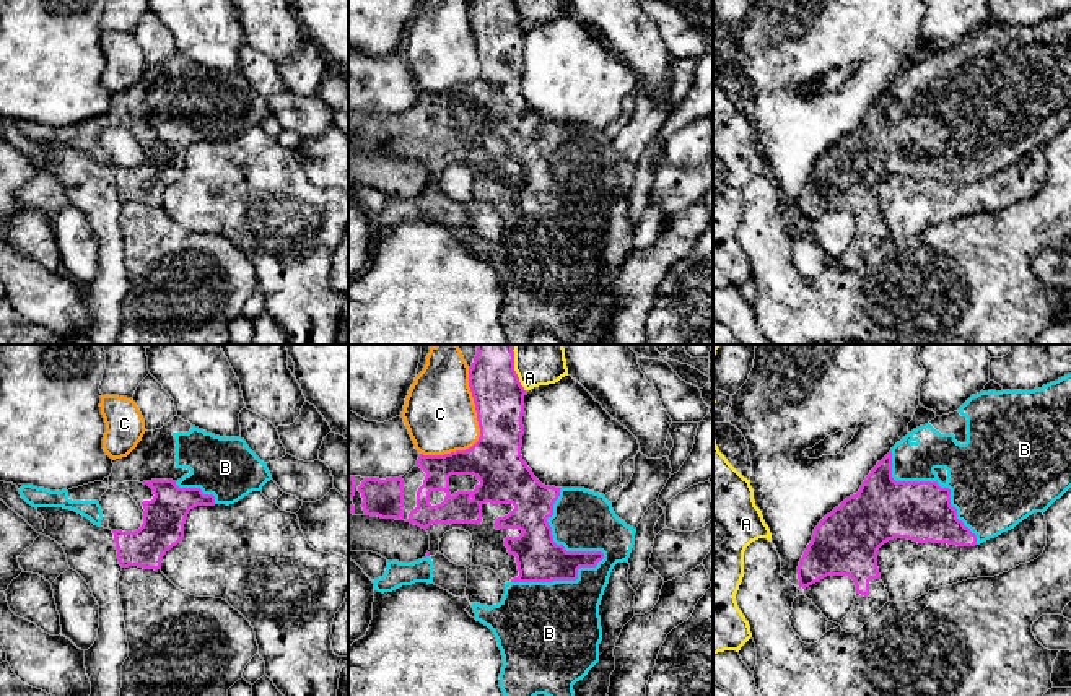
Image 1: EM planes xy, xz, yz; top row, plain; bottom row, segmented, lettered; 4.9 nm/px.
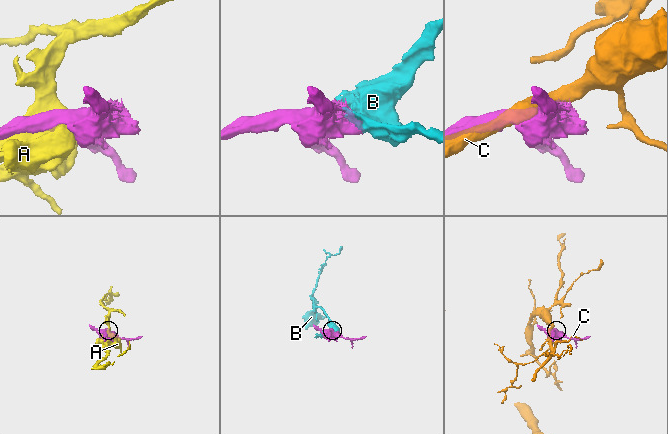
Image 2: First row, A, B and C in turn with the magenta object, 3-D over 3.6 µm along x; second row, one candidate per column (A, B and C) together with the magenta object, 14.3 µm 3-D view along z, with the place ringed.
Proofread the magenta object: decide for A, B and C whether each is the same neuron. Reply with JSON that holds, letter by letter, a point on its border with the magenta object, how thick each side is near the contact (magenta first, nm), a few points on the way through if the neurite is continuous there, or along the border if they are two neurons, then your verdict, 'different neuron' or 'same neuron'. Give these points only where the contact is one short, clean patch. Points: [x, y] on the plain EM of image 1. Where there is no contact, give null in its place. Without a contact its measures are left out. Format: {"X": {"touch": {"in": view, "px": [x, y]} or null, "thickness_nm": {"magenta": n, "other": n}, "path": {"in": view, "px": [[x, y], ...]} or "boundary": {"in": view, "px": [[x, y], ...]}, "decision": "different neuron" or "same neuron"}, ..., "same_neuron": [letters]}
{"A": {"touch": {"in": "xz", "px": [518, 13]}, "thickness_nm": {"magenta": 260, "other": 120}, "decision": "different neuron"}, "B": {"touch": {"in": "xz", "px": [603, 191]}, "thickness_nm": {"magenta": 180, "other": 300}, "decision": "same neuron"}, "C": {"touch": {"in": "xz", "px": [480, 69]}, "thickness_nm": {"magenta": 260, "other": 360}, "decision": "different neuron"}, "same_neuron": ["B"]}

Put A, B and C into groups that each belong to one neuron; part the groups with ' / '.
A / B / C

